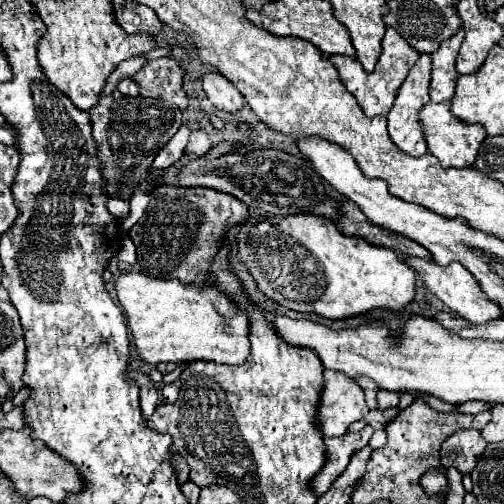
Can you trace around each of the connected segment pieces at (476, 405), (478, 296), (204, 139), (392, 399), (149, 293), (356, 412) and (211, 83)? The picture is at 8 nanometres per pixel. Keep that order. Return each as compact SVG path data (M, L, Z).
M467 401L467 403L457 405L457 411L461 411L461 413L481 413L481 411L489 409L489 407L491 405L483 403L483 401Z
M405 257L405 263L417 271L419 279L425 281L425 287L431 293L435 293L459 317L471 321L471 325L485 325L485 323L501 317L501 309L497 307L497 303L493 303L485 297L481 287L475 283L473 275L465 267L461 267L461 263L449 263L447 267L441 267L437 263L431 263L431 261L419 259L419 257Z
M197 129L197 131L193 131L193 133L191 133L191 139L189 139L187 149L185 149L185 155L183 155L181 159L191 161L193 157L203 157L209 149L211 149L209 135L207 135L203 129Z
M379 389L377 391L377 407L381 411L389 409L389 407L397 407L399 403L399 393L393 393L393 391L385 391L385 389Z
M129 271L129 273L121 273L117 277L115 291L117 291L117 299L125 311L125 317L129 319L131 343L133 343L137 355L141 357L141 361L145 361L145 363L157 365L157 363L173 361L173 363L181 365L181 363L205 359L205 361L213 361L213 363L241 365L251 351L249 339L247 339L247 335L249 335L247 333L249 331L247 313L241 311L239 307L235 307L211 283L183 285L183 283L177 283L177 279L165 281L165 279L147 277L139 271Z
M337 371L323 373L325 383L317 405L317 427L323 437L341 437L353 421L368 420L367 407L361 389L347 375L337 375Z
M207 73L203 77L203 91L207 93L207 99L213 103L213 107L219 111L237 113L245 107L243 95L233 87L233 83L221 79L221 75Z

